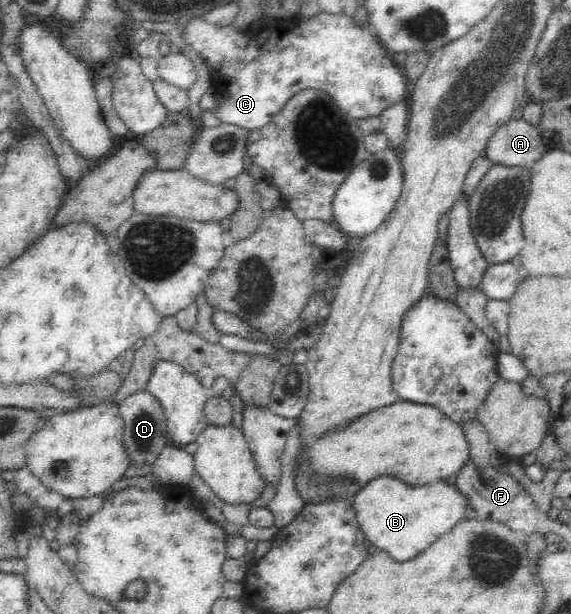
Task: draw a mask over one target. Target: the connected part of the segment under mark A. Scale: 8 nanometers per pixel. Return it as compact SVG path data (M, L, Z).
M511 119L501 125L487 144L485 154L491 166L503 165L505 167L527 167L528 169L547 153L545 150L545 138L539 128L523 119Z

